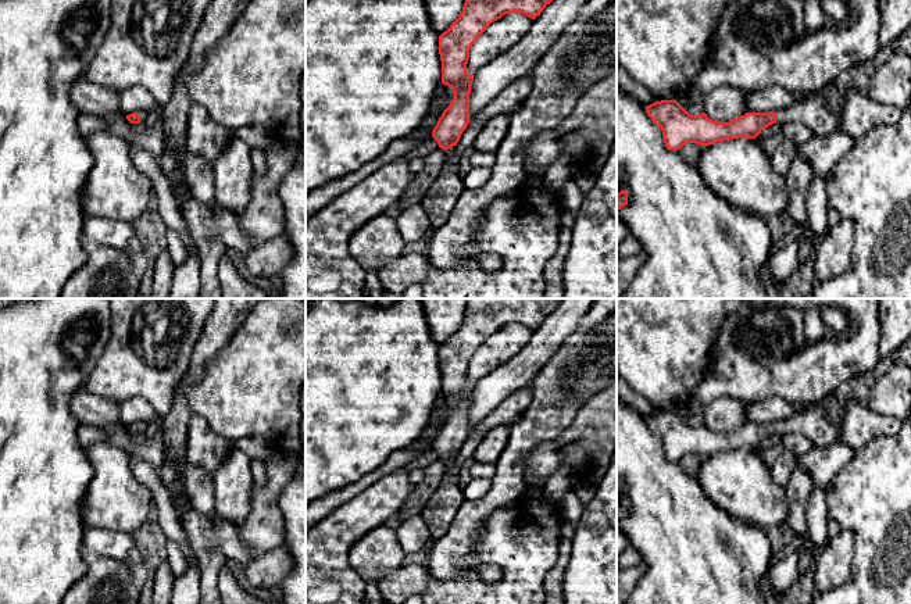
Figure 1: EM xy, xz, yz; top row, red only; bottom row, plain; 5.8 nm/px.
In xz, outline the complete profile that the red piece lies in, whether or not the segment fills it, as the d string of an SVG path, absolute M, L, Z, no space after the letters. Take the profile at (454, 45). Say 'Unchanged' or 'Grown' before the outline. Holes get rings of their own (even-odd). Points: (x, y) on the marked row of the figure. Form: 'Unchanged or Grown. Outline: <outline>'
Grown. Outline: M465 0L460 17L446 32L439 36L442 83L453 90L454 97L432 131L432 137L437 142L439 147L447 151L440 175L433 179L432 185L421 200L421 205L428 212L432 229L444 225L458 197L465 190L462 178L451 171L449 164L451 160L458 157L460 151L457 150L457 143L469 124L469 94L474 75L467 72L467 64L472 44L492 22L500 19L503 15L519 12L535 19L551 1L553 0Z

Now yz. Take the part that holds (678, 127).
Grown. Outline: M812 94L776 112L746 112L729 122L712 121L705 112L692 115L676 100L655 101L644 108L661 128L668 150L680 150L686 143L710 146L739 137L755 139L769 125L789 121L805 124L818 136L828 136L839 129L837 111L828 104L824 94Z

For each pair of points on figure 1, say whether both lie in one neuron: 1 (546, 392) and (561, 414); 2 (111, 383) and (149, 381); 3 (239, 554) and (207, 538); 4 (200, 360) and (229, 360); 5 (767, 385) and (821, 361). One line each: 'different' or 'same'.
1: same
2: same
3: same
4: different
5: same

